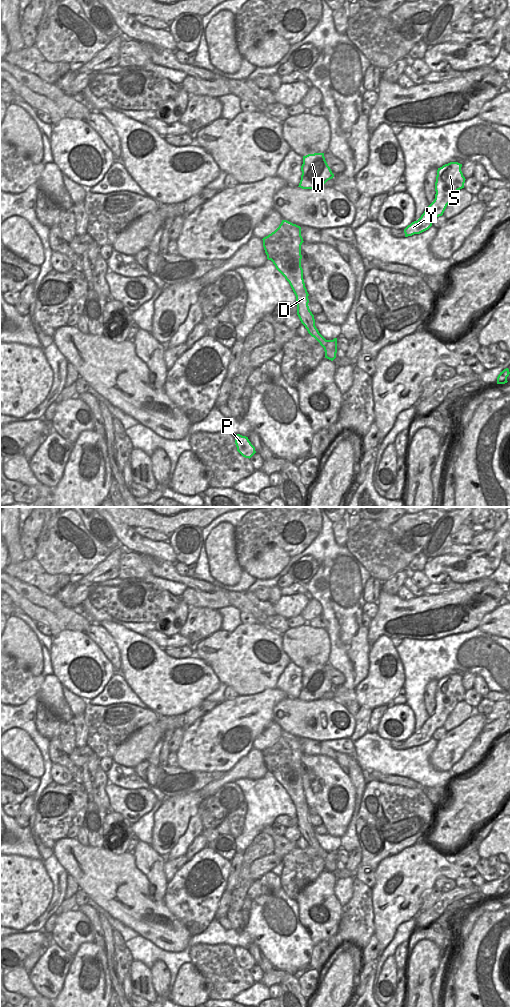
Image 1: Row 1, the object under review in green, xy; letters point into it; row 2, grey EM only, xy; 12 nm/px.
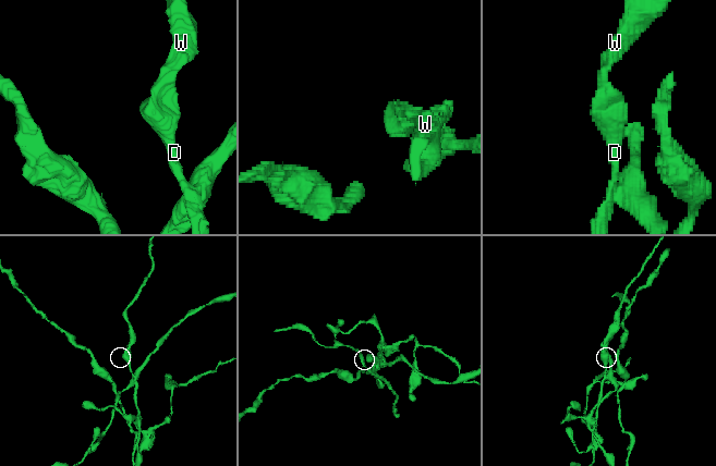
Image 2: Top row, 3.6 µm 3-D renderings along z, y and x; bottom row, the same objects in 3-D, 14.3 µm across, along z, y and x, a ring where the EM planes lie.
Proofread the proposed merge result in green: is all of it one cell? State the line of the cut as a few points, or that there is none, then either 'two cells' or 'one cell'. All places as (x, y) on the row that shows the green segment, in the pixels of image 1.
xy (328, 340), (335, 344), (336, 349) | two cells

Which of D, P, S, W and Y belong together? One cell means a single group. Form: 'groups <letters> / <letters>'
groups D W / P S Y

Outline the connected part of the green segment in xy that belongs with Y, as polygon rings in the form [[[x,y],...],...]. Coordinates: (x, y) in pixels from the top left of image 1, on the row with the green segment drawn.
[[[450,162],[438,168],[435,182],[435,199],[421,217],[404,229],[405,237],[428,230],[437,217],[442,216],[456,192],[464,188],[462,164]]]

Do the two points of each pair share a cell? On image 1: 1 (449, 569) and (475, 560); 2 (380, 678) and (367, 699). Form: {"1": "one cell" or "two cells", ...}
{"1": "one cell", "2": "one cell"}

